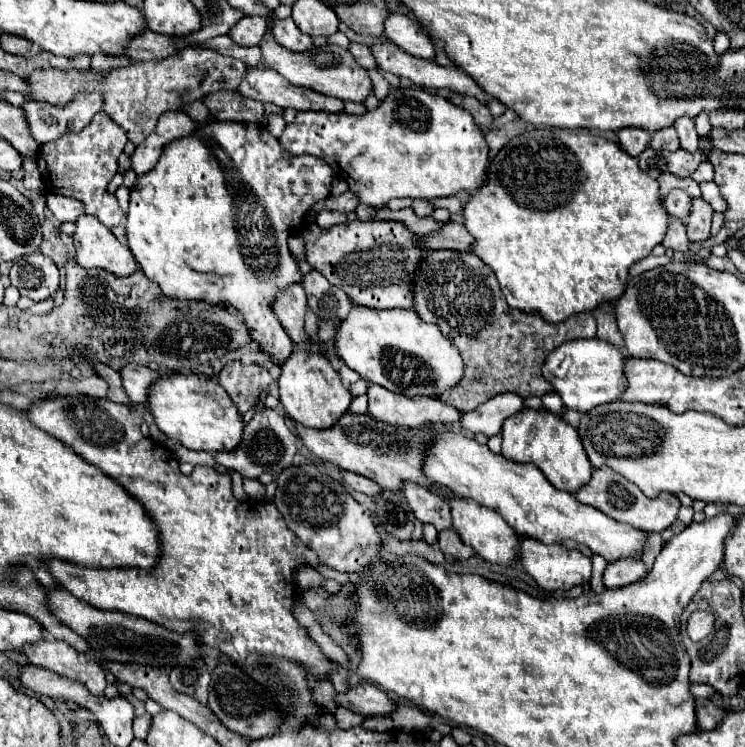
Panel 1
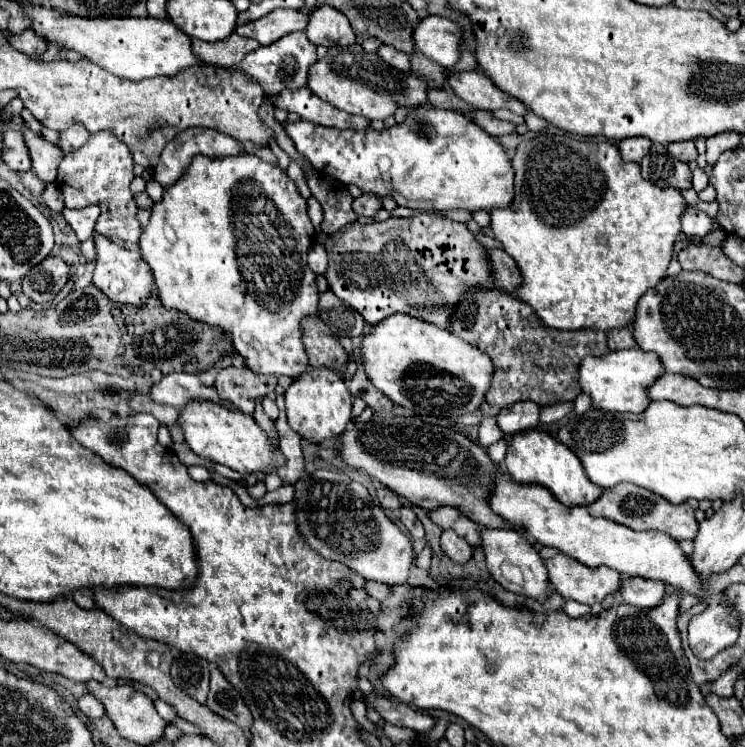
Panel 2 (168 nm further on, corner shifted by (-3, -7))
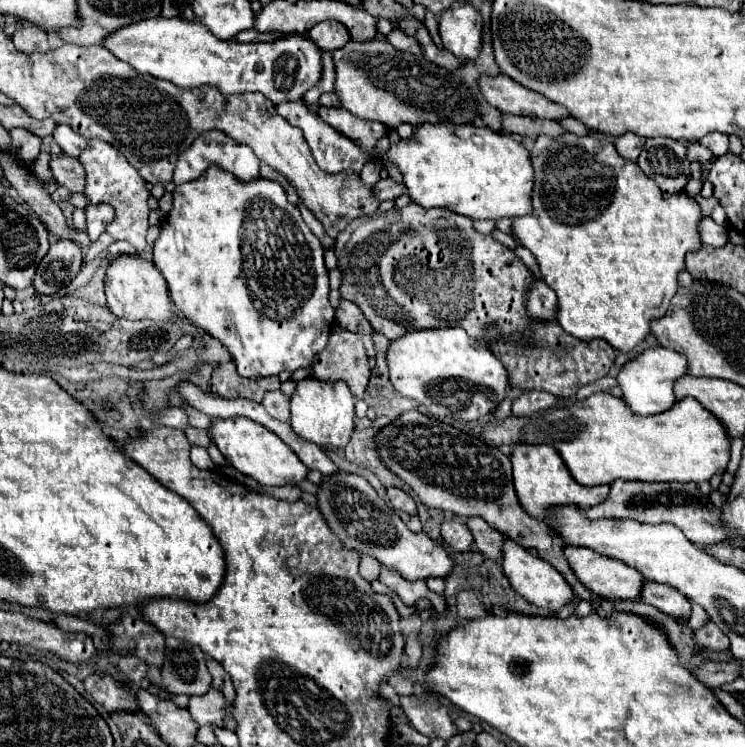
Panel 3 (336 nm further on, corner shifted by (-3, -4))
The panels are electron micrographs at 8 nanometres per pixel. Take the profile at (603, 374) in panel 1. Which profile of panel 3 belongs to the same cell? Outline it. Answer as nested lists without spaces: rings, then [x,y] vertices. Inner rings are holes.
[[[649,348],[633,362],[625,364],[619,370],[617,380],[623,390],[623,400],[627,402],[627,406],[639,416],[649,416],[665,412],[677,402],[673,386],[683,376],[687,376],[687,358],[683,358],[683,354],[671,348]]]

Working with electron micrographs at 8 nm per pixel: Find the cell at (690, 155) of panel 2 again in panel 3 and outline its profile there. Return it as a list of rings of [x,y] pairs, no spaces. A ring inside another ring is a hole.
[[[691,142],[691,144],[687,144],[687,158],[689,158],[689,162],[709,164],[713,160],[713,154],[705,146],[701,146],[699,142]]]

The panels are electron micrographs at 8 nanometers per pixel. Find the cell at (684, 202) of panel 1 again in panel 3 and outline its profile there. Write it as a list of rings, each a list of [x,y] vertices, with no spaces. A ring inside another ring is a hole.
[[[705,216],[699,224],[699,234],[701,234],[701,240],[703,244],[709,244],[713,248],[719,248],[719,246],[725,246],[729,244],[729,232],[725,226],[719,226],[715,224],[709,216]]]

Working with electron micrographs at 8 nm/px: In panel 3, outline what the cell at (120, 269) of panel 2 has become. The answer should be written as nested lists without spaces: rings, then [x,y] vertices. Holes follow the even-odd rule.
[[[119,256],[115,258],[105,276],[105,294],[109,310],[125,320],[161,320],[161,322],[173,322],[175,314],[171,308],[169,288],[161,272],[155,268],[153,262],[141,258],[141,256]]]

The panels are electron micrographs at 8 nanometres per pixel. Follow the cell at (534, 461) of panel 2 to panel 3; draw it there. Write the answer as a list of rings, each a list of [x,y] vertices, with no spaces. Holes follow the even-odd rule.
[[[517,444],[511,454],[511,464],[513,464],[513,482],[515,482],[517,498],[523,506],[523,510],[527,510],[527,514],[531,514],[533,518],[539,518],[539,520],[545,520],[549,516],[549,512],[553,510],[553,506],[577,506],[579,510],[597,506],[599,502],[603,502],[607,498],[609,488],[611,488],[609,484],[589,486],[589,488],[577,484],[571,478],[569,470],[565,468],[563,460],[559,458],[557,450],[547,444],[537,444],[537,446]]]

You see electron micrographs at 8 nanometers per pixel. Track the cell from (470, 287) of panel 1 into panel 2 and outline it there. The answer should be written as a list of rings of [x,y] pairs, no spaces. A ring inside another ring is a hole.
[[[467,289],[461,301],[453,307],[449,331],[475,345],[493,361],[493,377],[485,403],[495,407],[507,407],[529,399],[539,407],[573,401],[581,393],[577,385],[577,365],[587,355],[587,343],[589,355],[607,353],[603,331],[555,331],[543,325],[527,303],[501,289]]]

